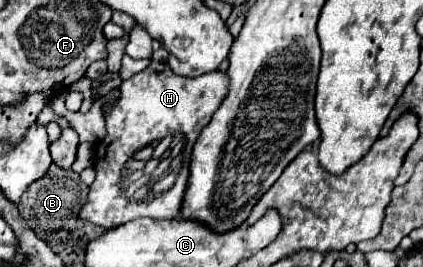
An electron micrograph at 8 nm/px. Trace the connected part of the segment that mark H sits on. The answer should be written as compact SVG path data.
M163 65L157 71L141 71L127 81L119 85L119 99L115 105L105 111L105 125L107 125L107 137L101 139L103 153L97 153L95 159L95 183L89 187L87 203L81 209L81 217L103 227L111 229L117 225L123 225L127 221L133 221L137 217L151 217L155 221L161 219L177 219L181 215L181 199L187 187L187 179L177 177L177 185L163 185L163 191L151 191L151 201L135 201L125 199L121 195L121 177L125 171L125 163L145 145L151 145L153 141L161 141L167 135L179 135L181 149L179 159L183 167L189 163L193 143L197 141L197 135L203 131L203 127L213 117L215 109L221 105L221 99L225 97L225 73L223 71L211 71L201 77L179 77L173 75L173 71Z

